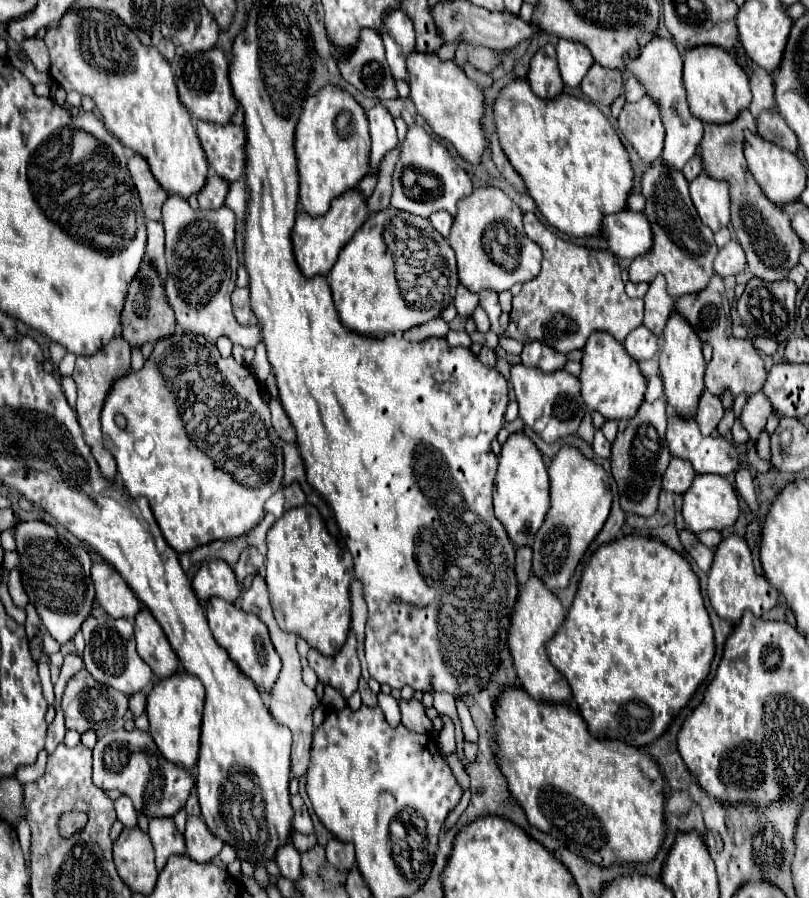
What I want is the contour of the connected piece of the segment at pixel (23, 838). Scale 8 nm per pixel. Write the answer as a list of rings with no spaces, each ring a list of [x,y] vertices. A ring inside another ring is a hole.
[[[18,823],[16,831],[18,831],[18,841],[20,841],[20,847],[22,847],[24,859],[30,865],[30,827],[28,827],[28,823]]]

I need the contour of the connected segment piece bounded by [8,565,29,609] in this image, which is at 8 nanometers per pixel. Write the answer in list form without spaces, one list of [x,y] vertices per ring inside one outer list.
[[[19,565],[9,572],[8,589],[13,602],[18,607],[24,609],[28,604],[29,599],[21,581]]]

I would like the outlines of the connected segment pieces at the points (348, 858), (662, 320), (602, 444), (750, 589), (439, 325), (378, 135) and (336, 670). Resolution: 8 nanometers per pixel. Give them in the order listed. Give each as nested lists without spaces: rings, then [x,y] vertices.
[[[332,839],[326,845],[326,859],[328,859],[328,863],[334,869],[338,869],[338,871],[350,871],[352,865],[356,863],[354,861],[354,847],[348,845],[348,843],[342,843],[338,839]]]
[[[658,275],[652,283],[650,289],[644,297],[646,303],[646,311],[644,311],[644,325],[656,335],[660,337],[664,331],[664,325],[672,313],[672,297],[666,291],[666,279],[664,275]]]
[[[600,429],[594,433],[592,449],[594,449],[594,453],[596,453],[598,457],[606,457],[606,459],[610,457],[610,443],[606,441],[606,437],[602,435],[602,431],[600,431]]]
[[[732,533],[718,545],[712,569],[708,573],[708,599],[716,609],[716,613],[732,623],[738,623],[746,609],[750,609],[756,617],[760,617],[762,613],[766,613],[778,603],[780,599],[778,589],[774,589],[764,575],[756,573],[750,547],[742,535]]]
[[[436,317],[432,321],[428,321],[426,325],[406,331],[404,337],[408,341],[420,341],[420,339],[428,339],[428,337],[444,337],[446,333],[448,333],[448,323],[442,317]]]
[[[380,103],[366,109],[366,117],[368,117],[368,125],[370,125],[370,139],[372,139],[370,165],[372,165],[372,173],[378,175],[384,155],[398,145],[396,127],[394,127],[392,115]]]
[[[354,633],[348,635],[344,647],[332,657],[324,657],[318,651],[310,649],[308,665],[316,671],[320,683],[334,687],[344,699],[348,699],[358,689],[358,679],[360,679],[360,661],[356,655]]]

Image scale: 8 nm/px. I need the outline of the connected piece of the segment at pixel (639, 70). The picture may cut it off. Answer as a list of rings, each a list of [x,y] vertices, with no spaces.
[[[656,37],[656,39],[652,39],[652,43],[648,43],[642,49],[642,53],[636,59],[632,59],[632,63],[628,63],[628,73],[636,75],[646,85],[646,93],[656,95],[656,99],[660,99],[664,125],[666,125],[666,129],[670,129],[670,131],[666,131],[662,161],[670,169],[682,169],[684,163],[688,159],[692,159],[696,153],[696,143],[700,141],[700,135],[702,135],[702,121],[698,117],[694,117],[692,111],[688,109],[688,99],[686,99],[684,85],[682,85],[680,49],[672,41]]]

